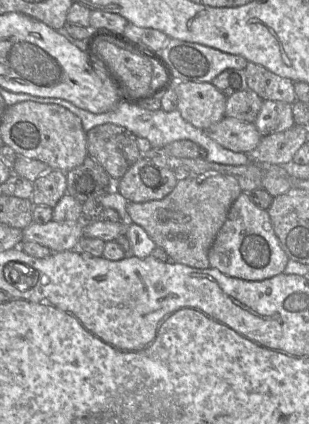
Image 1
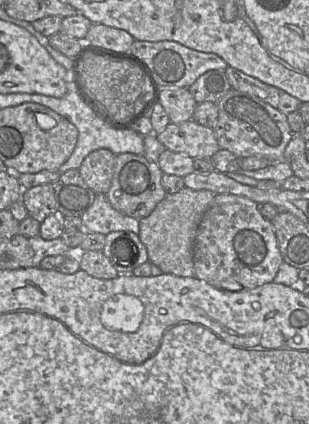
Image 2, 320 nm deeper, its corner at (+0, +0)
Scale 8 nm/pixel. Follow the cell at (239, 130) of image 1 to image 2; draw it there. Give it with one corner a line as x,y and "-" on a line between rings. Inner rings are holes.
193,119
181,123
170,122
161,132
154,132
166,149
194,158
212,158
220,149
213,128

